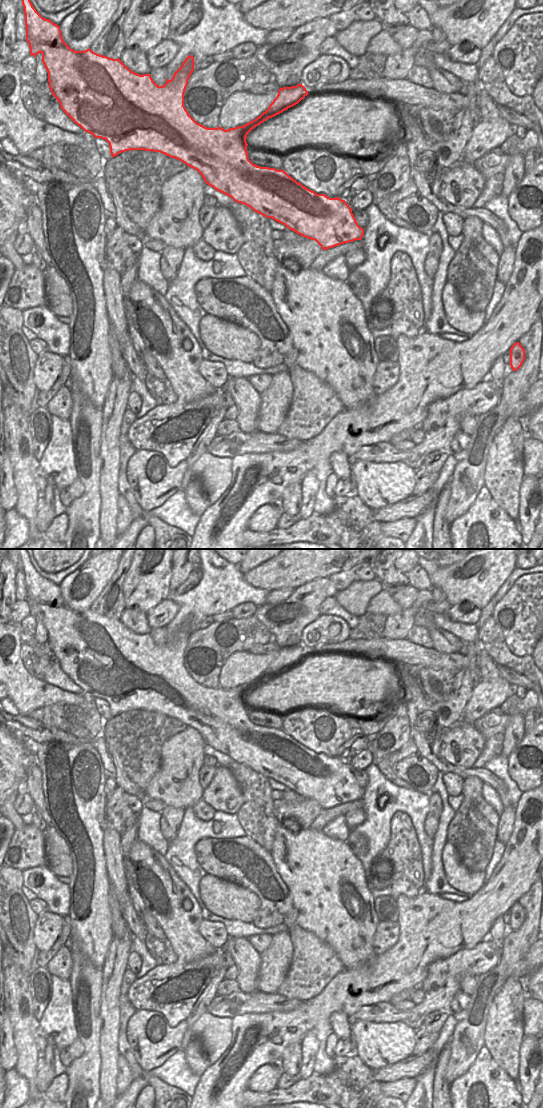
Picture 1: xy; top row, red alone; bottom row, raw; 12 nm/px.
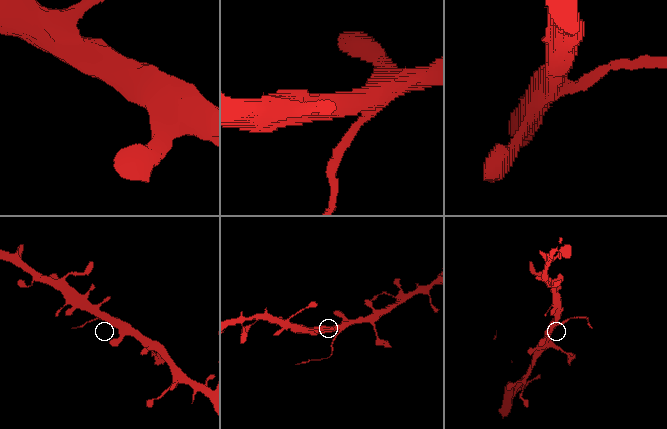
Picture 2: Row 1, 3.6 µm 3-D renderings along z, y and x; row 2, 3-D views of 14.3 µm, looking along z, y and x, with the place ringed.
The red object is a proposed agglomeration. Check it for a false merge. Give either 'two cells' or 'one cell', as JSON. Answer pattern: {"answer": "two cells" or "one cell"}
{"answer": "two cells"}

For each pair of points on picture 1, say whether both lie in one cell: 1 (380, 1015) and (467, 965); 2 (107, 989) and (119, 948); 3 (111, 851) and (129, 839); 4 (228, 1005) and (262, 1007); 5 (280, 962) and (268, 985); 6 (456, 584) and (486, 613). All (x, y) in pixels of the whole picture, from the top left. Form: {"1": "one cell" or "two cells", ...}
{"1": "one cell", "2": "one cell", "3": "two cells", "4": "one cell", "5": "one cell", "6": "two cells"}

